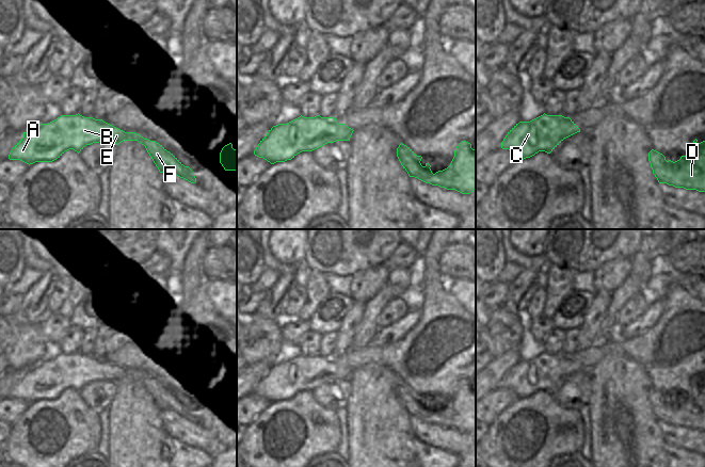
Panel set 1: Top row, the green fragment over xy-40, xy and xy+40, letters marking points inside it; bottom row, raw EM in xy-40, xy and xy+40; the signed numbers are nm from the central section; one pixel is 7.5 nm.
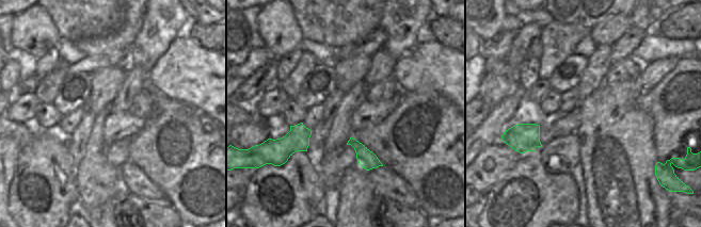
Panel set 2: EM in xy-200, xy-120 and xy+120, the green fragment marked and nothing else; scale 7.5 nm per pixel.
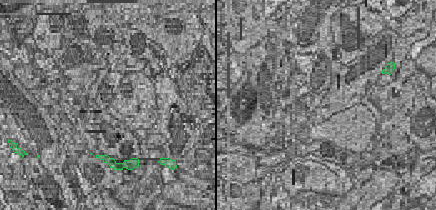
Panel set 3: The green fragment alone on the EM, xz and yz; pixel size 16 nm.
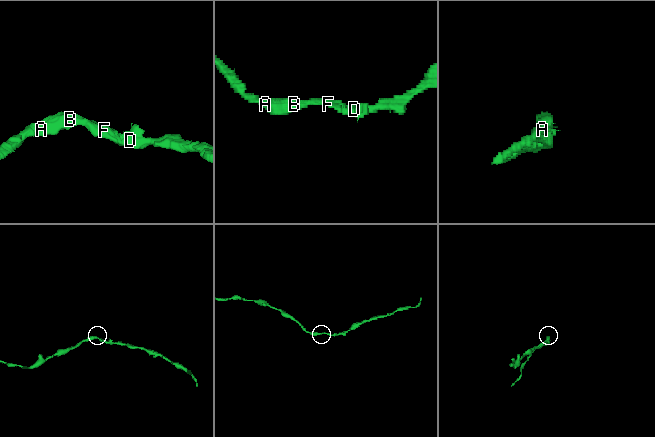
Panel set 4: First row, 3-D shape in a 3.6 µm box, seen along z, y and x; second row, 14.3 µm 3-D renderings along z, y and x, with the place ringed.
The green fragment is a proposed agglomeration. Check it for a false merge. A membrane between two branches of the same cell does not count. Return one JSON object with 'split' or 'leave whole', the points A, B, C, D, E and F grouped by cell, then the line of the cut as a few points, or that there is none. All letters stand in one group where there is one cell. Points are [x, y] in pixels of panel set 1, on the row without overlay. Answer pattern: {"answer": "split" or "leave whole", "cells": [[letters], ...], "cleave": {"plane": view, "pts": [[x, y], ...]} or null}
{"answer": "leave whole", "cells": [["A", "B", "C", "D", "E", "F"]], "cleave": null}

